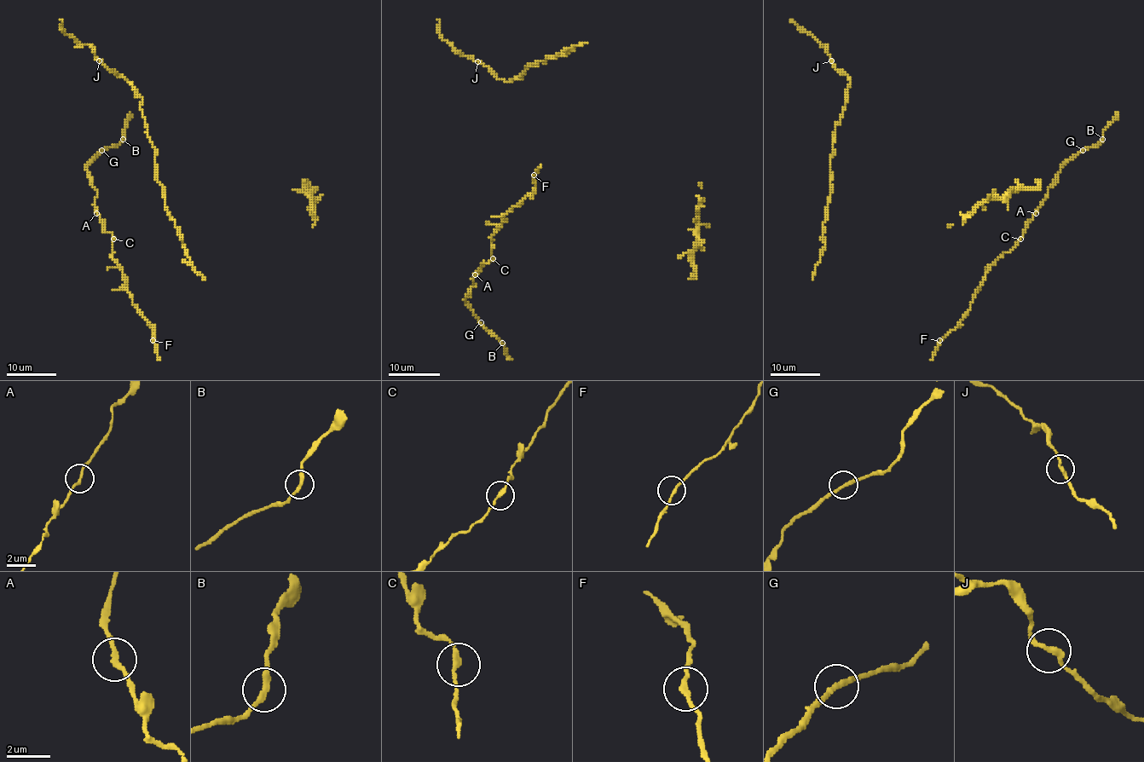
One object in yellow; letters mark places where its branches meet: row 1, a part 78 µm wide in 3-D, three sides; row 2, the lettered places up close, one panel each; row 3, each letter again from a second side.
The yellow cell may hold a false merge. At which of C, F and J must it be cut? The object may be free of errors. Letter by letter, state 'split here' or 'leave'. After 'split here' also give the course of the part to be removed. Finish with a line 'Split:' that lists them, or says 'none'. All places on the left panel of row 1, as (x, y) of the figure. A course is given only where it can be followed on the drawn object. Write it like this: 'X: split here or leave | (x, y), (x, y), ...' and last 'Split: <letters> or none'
C: leave
F: leave
J: leave
Split: none

